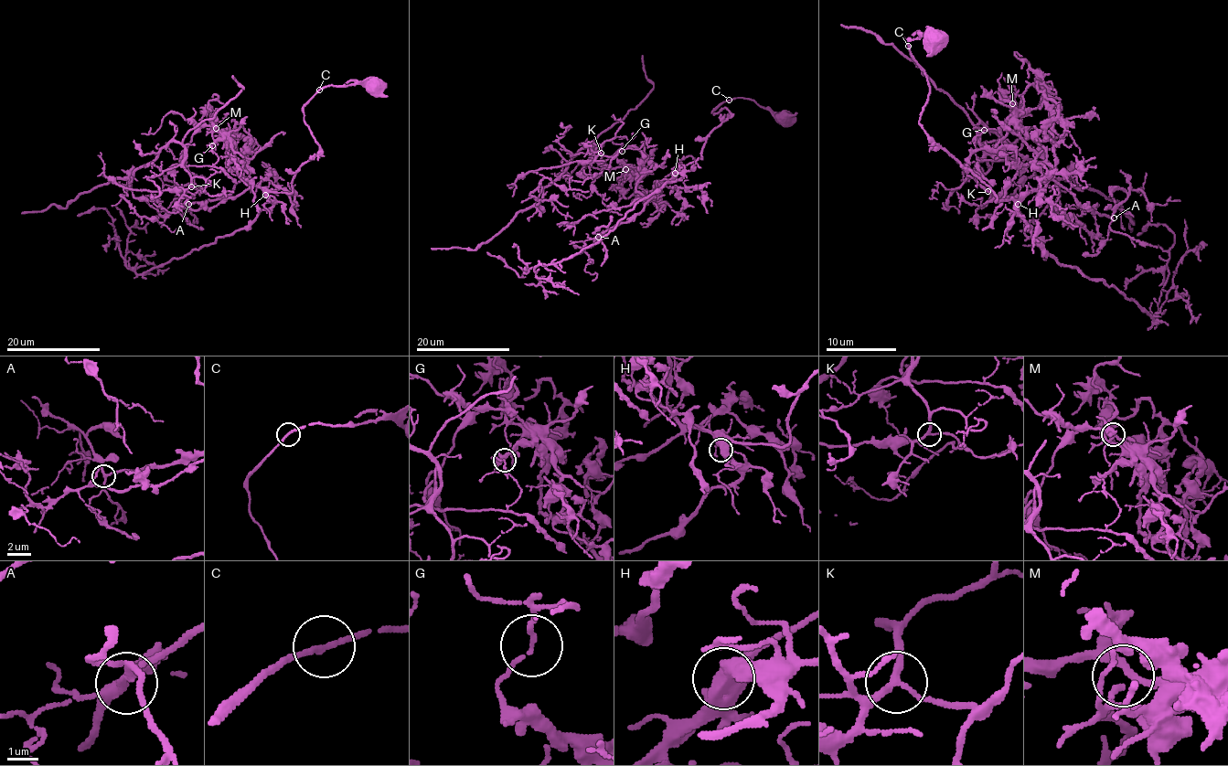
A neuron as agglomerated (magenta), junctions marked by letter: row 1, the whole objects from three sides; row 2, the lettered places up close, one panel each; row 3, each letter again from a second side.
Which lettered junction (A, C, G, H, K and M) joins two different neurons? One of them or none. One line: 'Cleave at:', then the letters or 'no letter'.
Cleave at: G

